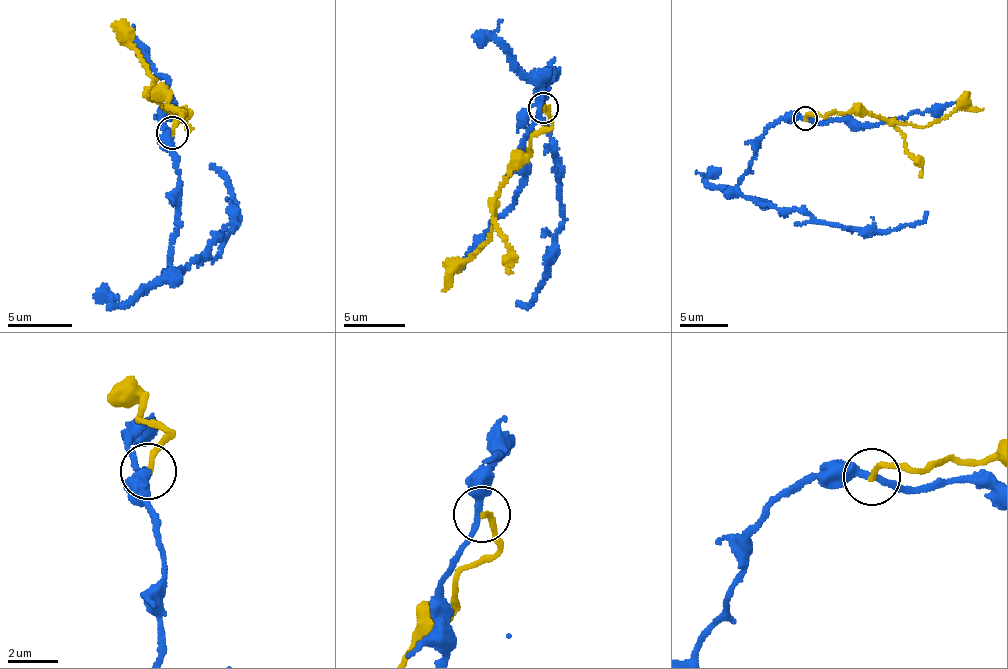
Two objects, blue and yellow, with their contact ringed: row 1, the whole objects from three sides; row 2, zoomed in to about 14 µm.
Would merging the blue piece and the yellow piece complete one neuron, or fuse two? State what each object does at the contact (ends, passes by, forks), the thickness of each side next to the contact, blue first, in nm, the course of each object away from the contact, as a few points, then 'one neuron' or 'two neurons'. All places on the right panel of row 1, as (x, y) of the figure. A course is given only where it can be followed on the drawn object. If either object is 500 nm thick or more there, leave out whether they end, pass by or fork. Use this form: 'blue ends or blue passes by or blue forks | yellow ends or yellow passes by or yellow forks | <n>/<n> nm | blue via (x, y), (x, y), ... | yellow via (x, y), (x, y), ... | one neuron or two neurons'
blue passes by | yellow ends | 280/220 nm | blue via (804, 118), (780, 117), (767, 130), (738, 186), (744, 196), (888, 232), (928, 212) | yellow via (804, 118), (860, 111), (882, 119), (925, 127), (953, 111), (983, 108) | two neurons

